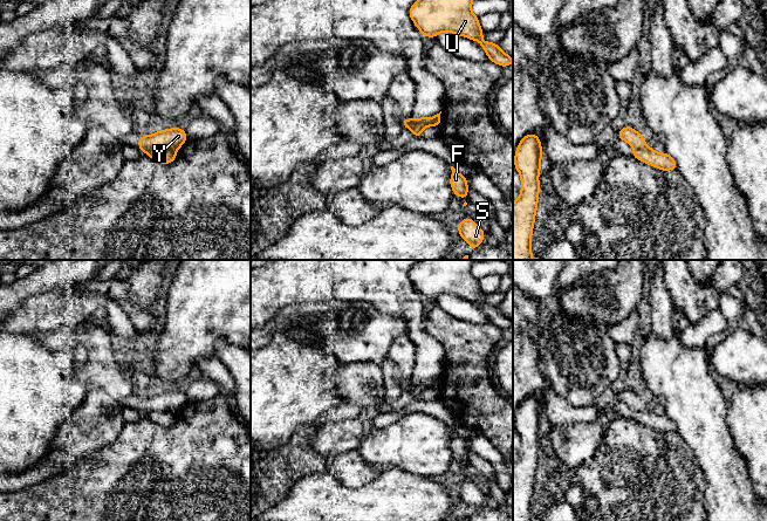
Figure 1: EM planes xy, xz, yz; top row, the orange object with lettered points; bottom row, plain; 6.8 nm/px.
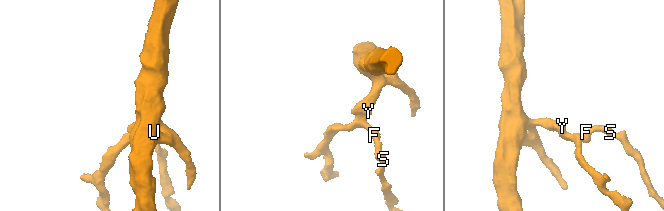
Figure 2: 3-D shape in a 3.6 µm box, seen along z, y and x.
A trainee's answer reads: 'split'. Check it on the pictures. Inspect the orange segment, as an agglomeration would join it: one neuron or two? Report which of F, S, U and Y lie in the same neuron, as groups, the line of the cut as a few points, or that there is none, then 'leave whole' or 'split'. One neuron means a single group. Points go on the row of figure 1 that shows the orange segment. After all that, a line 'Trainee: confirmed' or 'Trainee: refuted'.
groups F S / U Y; cut xy (175, 151), (150, 149), (146, 152); split
Trainee: confirmed

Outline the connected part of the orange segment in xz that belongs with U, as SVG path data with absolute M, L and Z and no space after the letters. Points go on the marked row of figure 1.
M417 0L409 9L409 15L424 36L437 37L441 32L451 32L478 41L489 61L507 67L513 63L498 43L481 39L485 33L479 26L479 18L472 13L473 0Z

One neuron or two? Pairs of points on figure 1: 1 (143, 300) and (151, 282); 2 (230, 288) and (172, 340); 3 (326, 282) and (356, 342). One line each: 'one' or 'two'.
1: one
2: one
3: two

